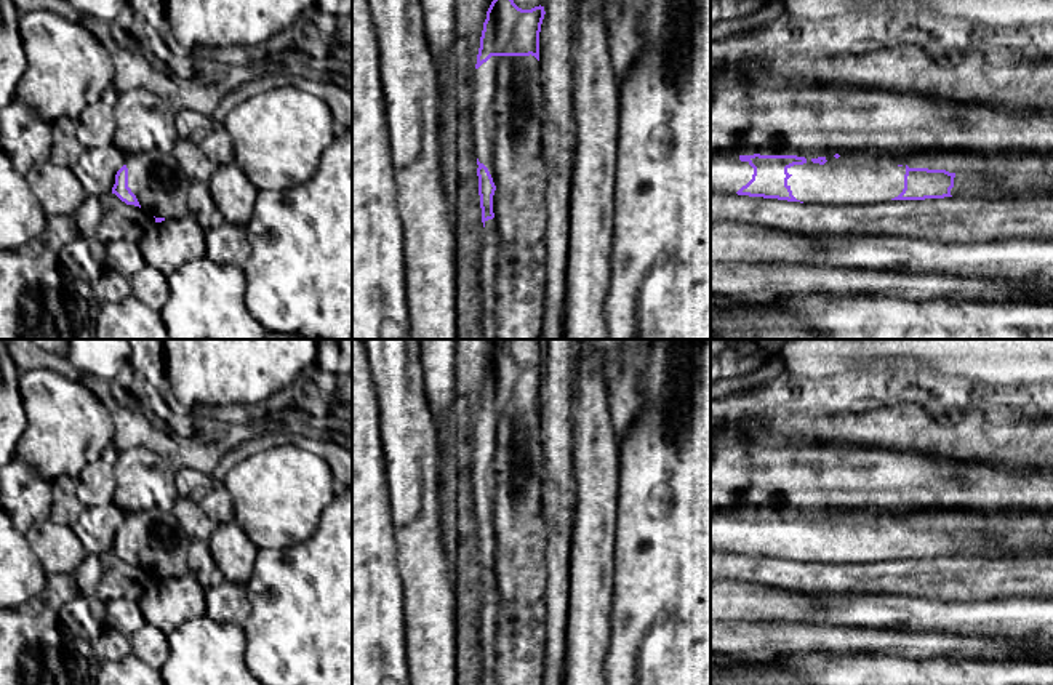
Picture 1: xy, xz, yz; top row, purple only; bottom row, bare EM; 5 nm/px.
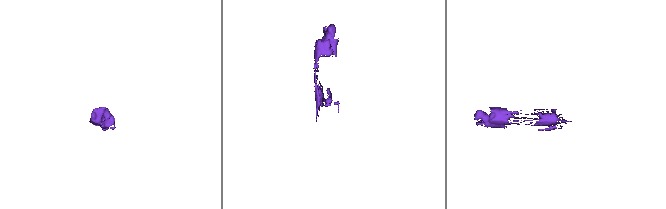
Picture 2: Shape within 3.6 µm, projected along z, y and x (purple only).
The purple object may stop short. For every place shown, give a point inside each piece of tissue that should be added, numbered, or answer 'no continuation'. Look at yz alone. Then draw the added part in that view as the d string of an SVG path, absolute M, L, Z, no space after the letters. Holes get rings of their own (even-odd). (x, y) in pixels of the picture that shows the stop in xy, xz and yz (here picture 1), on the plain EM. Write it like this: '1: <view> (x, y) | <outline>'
1: yz (728, 532) | M711 509L711 551L736 552L754 533L749 520L741 520L738 512Z
2: yz (839, 540) | M839 512L839 517L834 514L797 514L807 517L803 523L787 527L791 533L787 544L797 559L826 563L877 562L891 559L903 551L906 523L880 515L871 522L853 522L850 512Z

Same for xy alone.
1: xy (156, 536) | M136 511L126 520L128 546L150 575L179 578L190 573L187 554L190 538L173 511Z

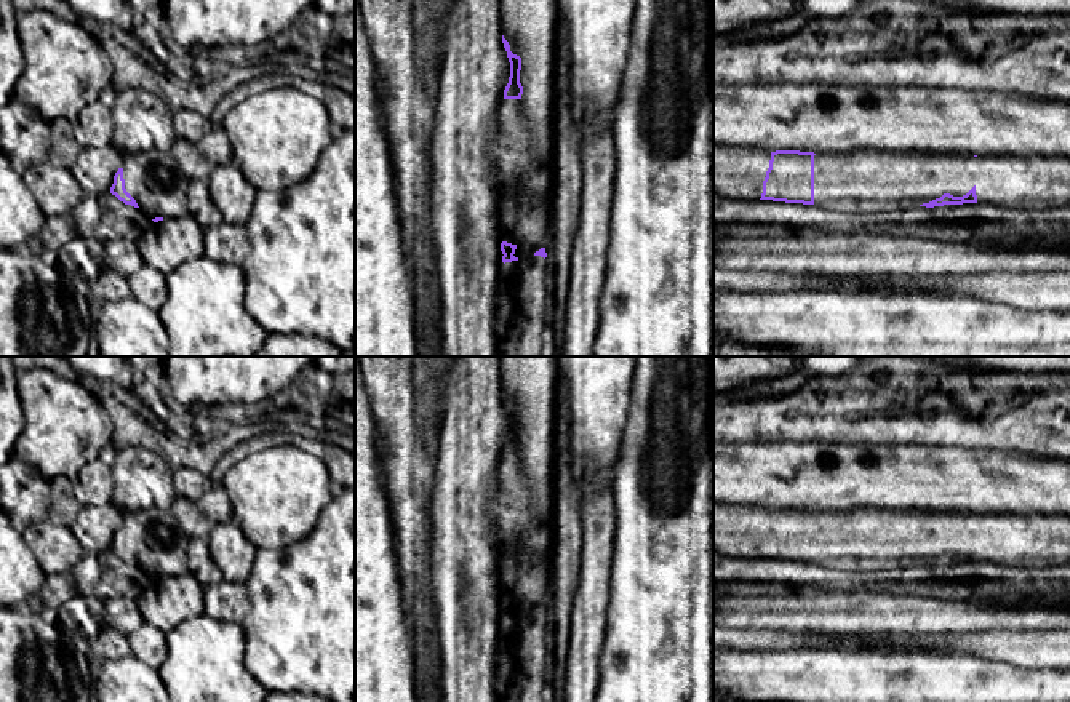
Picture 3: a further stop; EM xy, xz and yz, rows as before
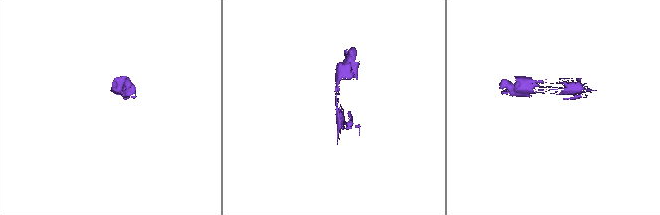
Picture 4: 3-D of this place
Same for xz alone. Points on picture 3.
1: xz (519, 670) | M502 457L489 489L488 520L491 531L497 537L502 600L517 604L513 612L517 617L501 622L493 688L497 702L542 702L545 617L534 611L544 606L547 574L529 555L529 537L539 518L531 481L523 470L521 457Z

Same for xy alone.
1: xy (154, 538) | M170 510L125 512L122 526L126 550L150 577L182 576L189 571L189 537Z

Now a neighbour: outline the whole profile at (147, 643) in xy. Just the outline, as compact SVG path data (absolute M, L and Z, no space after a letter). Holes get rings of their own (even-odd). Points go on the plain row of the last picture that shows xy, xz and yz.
M149 622L130 633L128 643L133 656L157 670L168 656L166 633Z

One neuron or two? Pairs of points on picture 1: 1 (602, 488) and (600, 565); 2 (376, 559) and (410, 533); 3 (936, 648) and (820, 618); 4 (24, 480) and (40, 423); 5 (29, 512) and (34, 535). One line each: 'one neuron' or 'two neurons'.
1: one neuron
2: two neurons
3: two neurons
4: two neurons
5: two neurons

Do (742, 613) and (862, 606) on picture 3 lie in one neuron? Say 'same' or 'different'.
same

